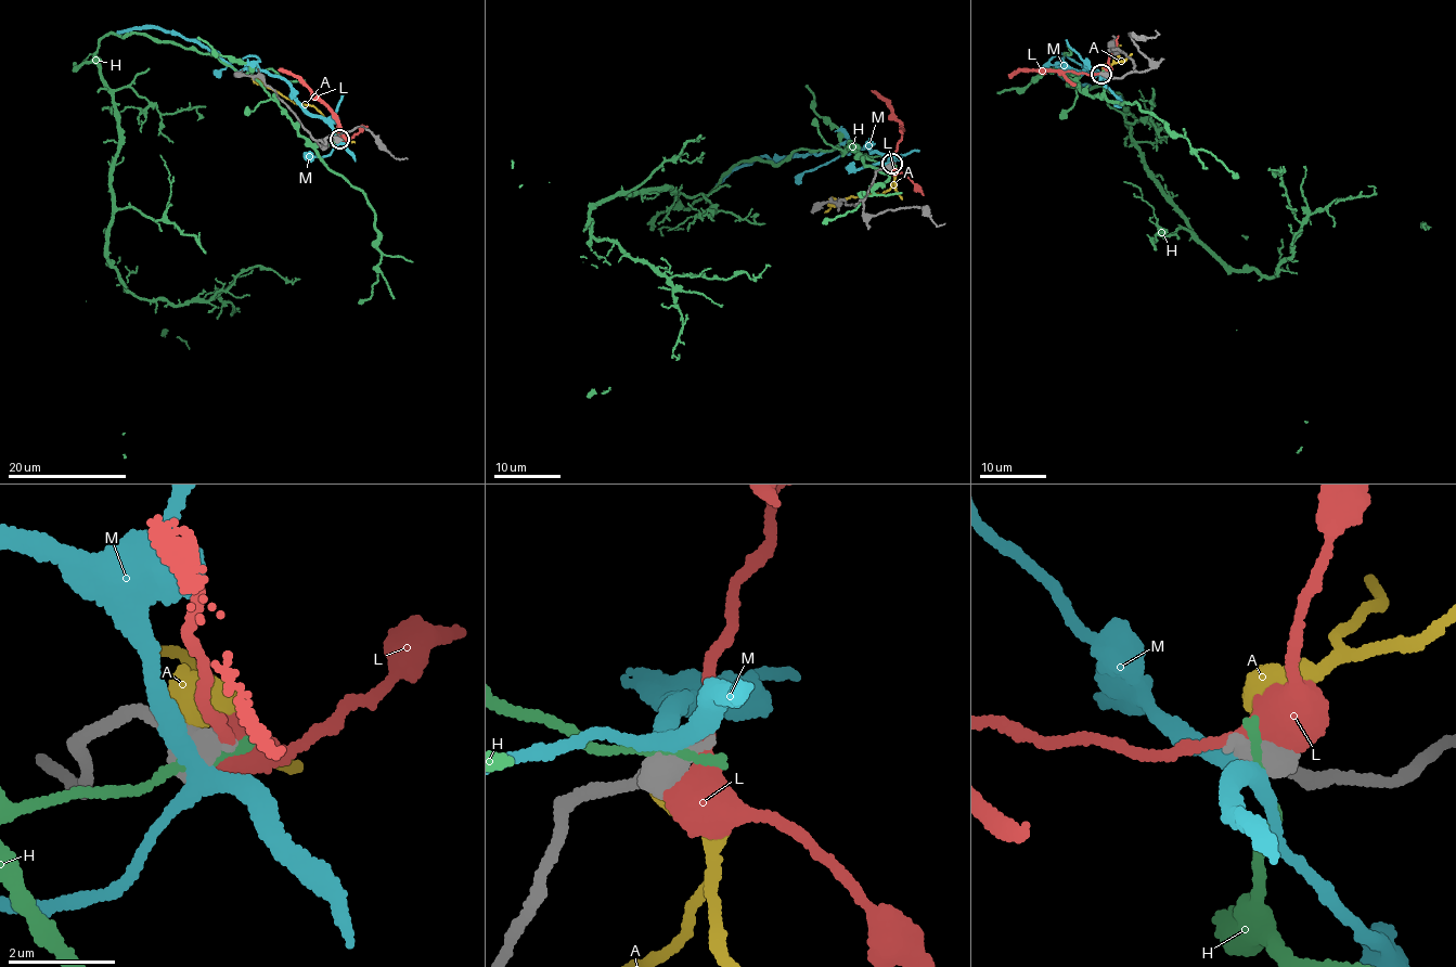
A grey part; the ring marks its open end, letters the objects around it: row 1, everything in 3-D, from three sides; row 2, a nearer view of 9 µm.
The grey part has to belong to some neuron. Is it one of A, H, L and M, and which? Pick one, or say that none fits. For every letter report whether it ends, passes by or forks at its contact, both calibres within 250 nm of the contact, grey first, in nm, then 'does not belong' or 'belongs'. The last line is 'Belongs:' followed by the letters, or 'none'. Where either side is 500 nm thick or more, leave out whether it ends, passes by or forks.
A: calibres 500 and 600 nm; does not belong
H: calibres 700 and 220 nm; does not belong
L: calibres 700 and 550 nm; does not belong
M: calibres 700 and 320 nm; does not belong
Belongs: none

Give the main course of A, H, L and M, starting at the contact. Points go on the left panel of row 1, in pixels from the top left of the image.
A: (335, 138), (342, 136), (342, 132), (312, 105), (296, 104), (247, 76)
H: (337, 140), (308, 142), (208, 53), (100, 39), (108, 259), (138, 297), (235, 309), (190, 347), (162, 334)
L: (339, 140), (335, 115), (297, 77), (278, 69)
M: (337, 139), (322, 119), (309, 113), (292, 87), (276, 76), (234, 69), (219, 55), (157, 27), (117, 31)

